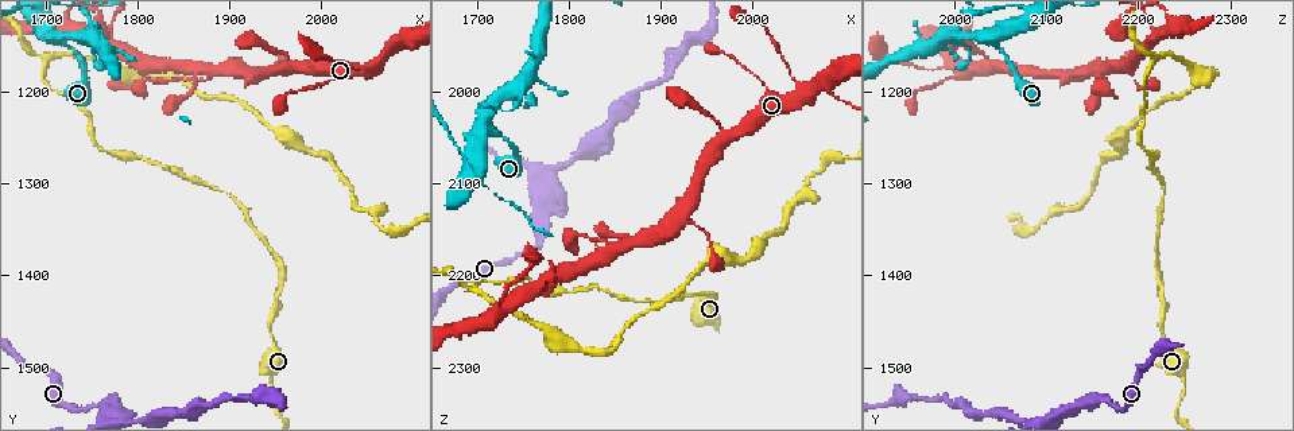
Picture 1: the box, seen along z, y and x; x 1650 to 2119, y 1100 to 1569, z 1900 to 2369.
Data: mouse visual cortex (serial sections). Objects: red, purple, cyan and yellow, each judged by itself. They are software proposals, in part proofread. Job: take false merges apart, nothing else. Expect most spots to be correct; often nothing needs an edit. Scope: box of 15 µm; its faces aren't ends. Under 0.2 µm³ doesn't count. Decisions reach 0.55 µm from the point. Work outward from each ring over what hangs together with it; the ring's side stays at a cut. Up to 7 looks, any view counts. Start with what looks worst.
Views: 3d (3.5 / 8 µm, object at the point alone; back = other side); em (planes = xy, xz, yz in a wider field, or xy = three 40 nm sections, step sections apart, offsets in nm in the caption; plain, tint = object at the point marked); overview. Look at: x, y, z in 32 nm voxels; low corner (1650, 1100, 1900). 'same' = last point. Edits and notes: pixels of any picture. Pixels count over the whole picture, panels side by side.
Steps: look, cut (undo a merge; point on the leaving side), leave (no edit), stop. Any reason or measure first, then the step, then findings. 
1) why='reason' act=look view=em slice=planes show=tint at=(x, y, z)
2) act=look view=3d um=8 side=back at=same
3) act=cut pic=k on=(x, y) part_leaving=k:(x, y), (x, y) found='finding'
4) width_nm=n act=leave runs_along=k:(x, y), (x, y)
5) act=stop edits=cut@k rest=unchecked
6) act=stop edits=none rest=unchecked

why='branch point' act=look view=3d um=3.5 at=(1715, 1145, 2040)

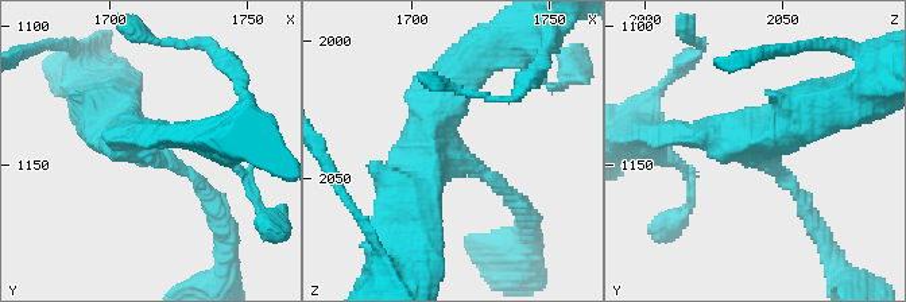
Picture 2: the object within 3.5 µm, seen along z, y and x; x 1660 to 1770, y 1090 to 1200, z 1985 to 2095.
arms=3 arm_widths_nm=150,300,600 why='shape alone is not enough' act=look view=em slice=xy step=2 show=tint at=(1711, 1143, 2041)

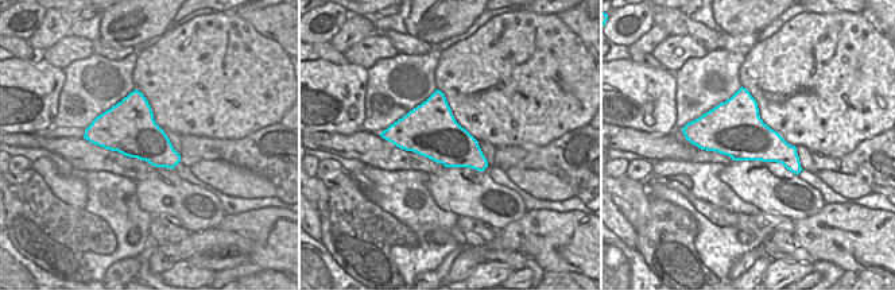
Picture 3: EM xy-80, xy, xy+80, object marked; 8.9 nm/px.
width_nm=480 act=leave runs_along=2:(794, 190), (750, 140), (684, 132) found='all the same cell'

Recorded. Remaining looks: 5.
why='narrows sharply' act=look view=3d um=3.5 at=(1740, 1140, 1995)

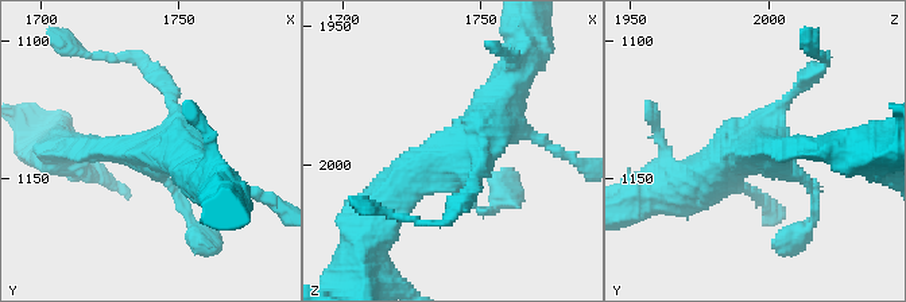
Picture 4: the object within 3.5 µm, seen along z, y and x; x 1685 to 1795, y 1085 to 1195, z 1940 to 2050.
act=look view=em slice=xy step=3 show=plain at=(1744, 1140, 1996)

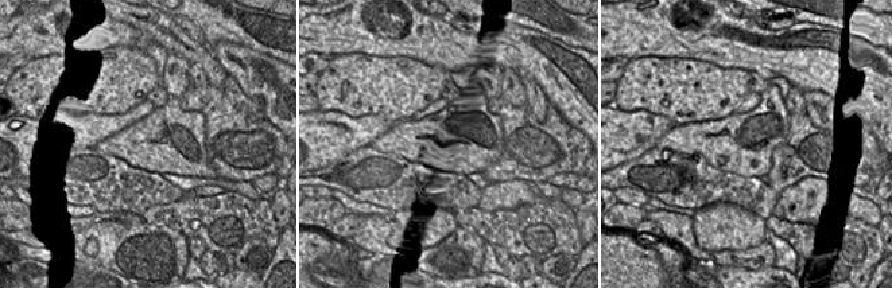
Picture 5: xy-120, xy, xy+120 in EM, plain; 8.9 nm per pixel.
act=look view=em slice=xy step=3 show=tint at=same

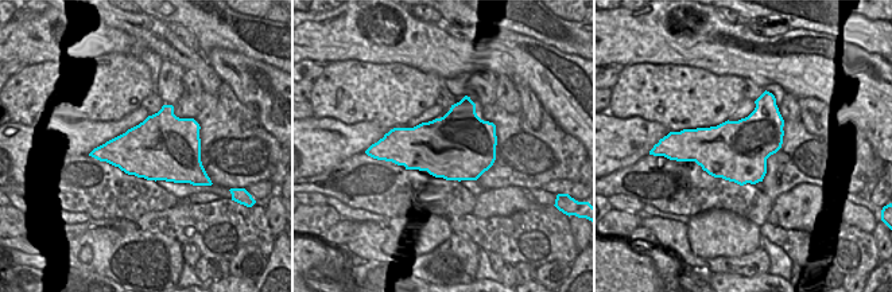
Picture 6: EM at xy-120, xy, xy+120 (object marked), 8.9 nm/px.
width_nm=600 act=leave runs_along=4:(384, 204), (484, 135), (508, 86) found='continuous, no second cell'

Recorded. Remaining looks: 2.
act=stop edits=none rest=unchecked

